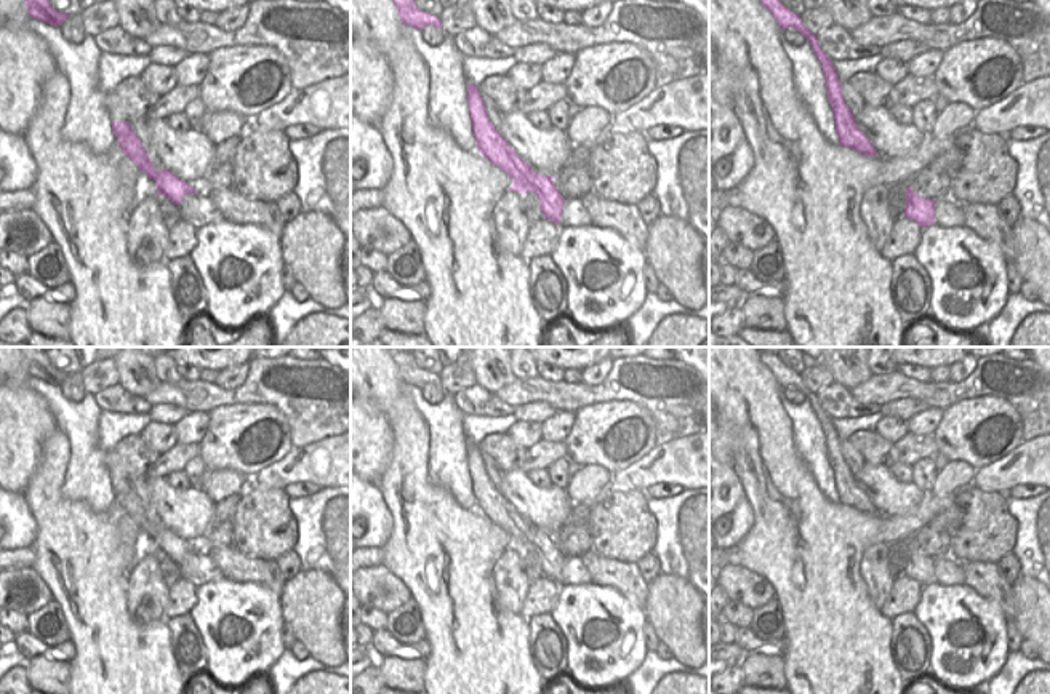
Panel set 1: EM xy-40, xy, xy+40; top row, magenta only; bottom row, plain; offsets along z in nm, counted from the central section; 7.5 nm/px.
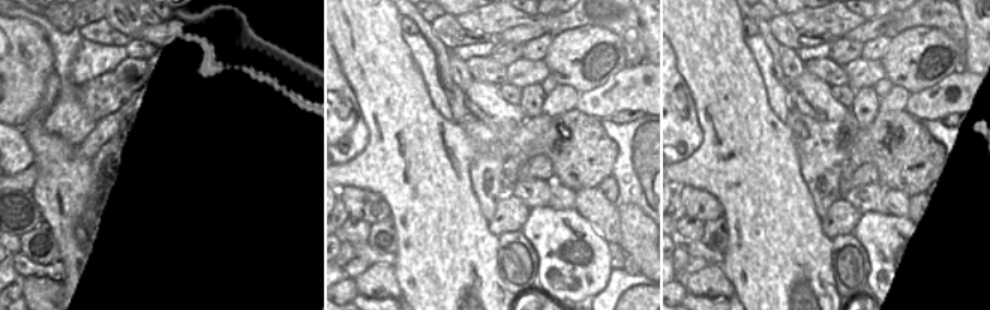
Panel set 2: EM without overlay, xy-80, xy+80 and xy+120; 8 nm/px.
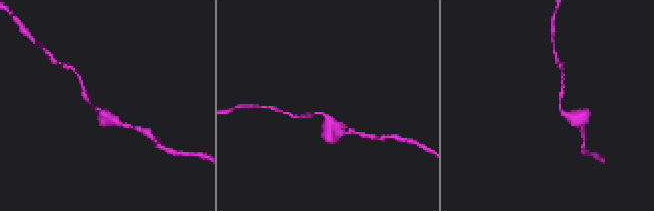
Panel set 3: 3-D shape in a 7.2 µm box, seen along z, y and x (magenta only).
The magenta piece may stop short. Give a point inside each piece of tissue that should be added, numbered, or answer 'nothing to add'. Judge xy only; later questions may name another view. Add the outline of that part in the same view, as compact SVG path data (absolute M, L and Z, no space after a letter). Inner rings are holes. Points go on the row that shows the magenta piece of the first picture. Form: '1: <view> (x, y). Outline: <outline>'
nothing to add

